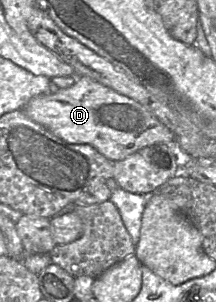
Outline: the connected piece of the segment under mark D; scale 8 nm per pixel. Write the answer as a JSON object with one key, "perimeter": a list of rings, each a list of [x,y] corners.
{"perimeter":[[[86,76],[71,87],[32,98],[23,110],[65,142],[90,145],[113,162],[147,146],[175,144],[174,134],[143,105]]]}

